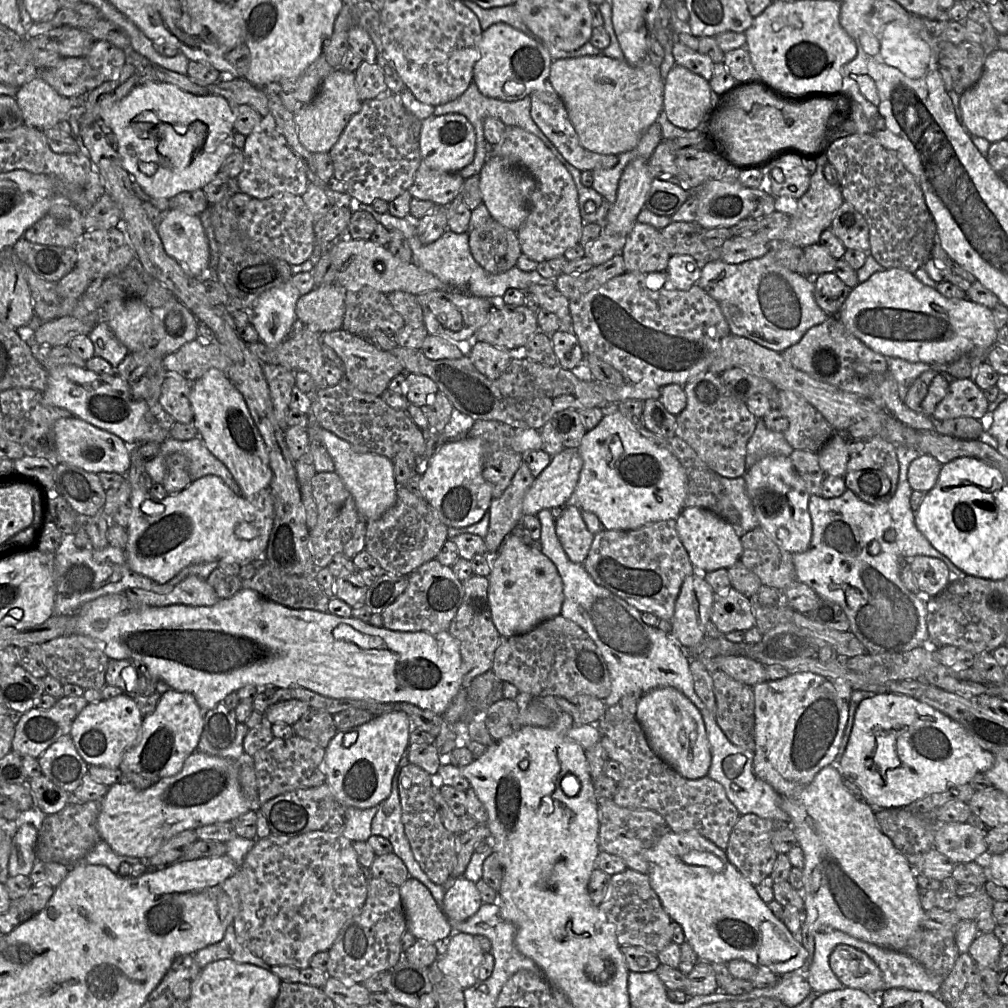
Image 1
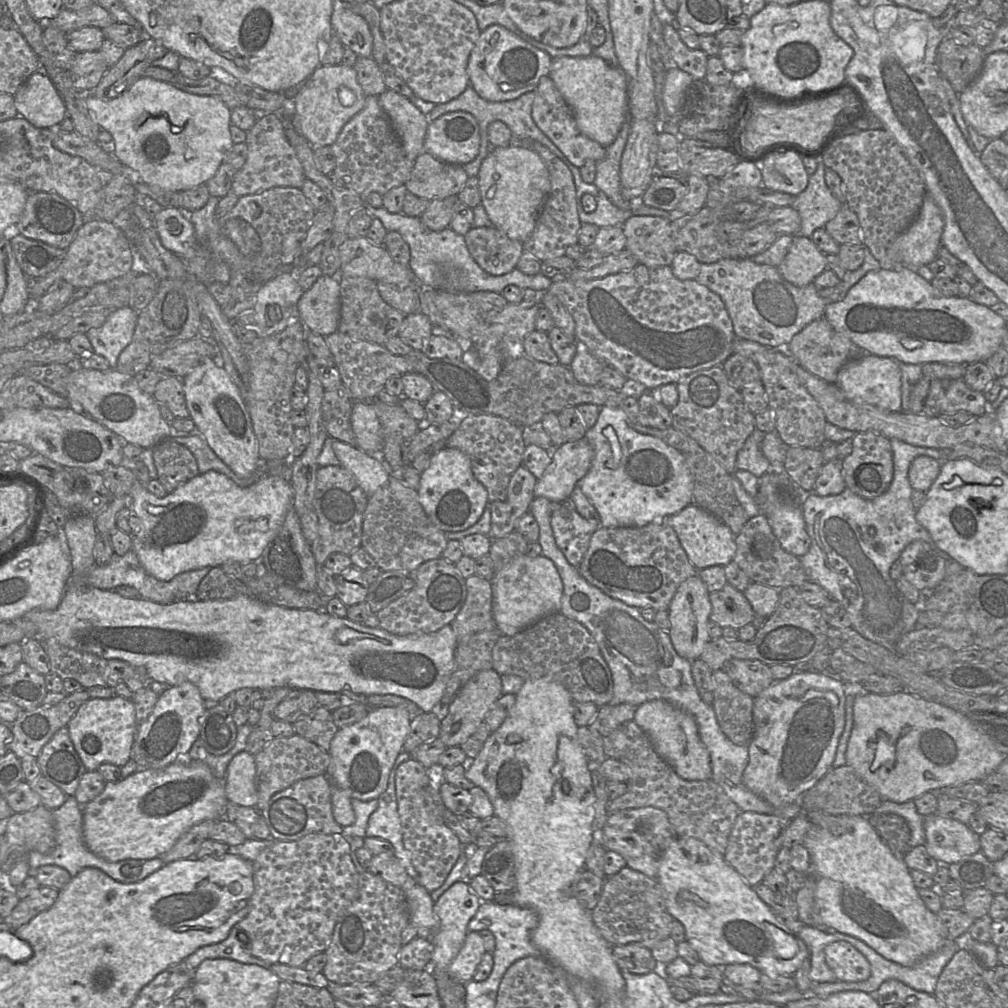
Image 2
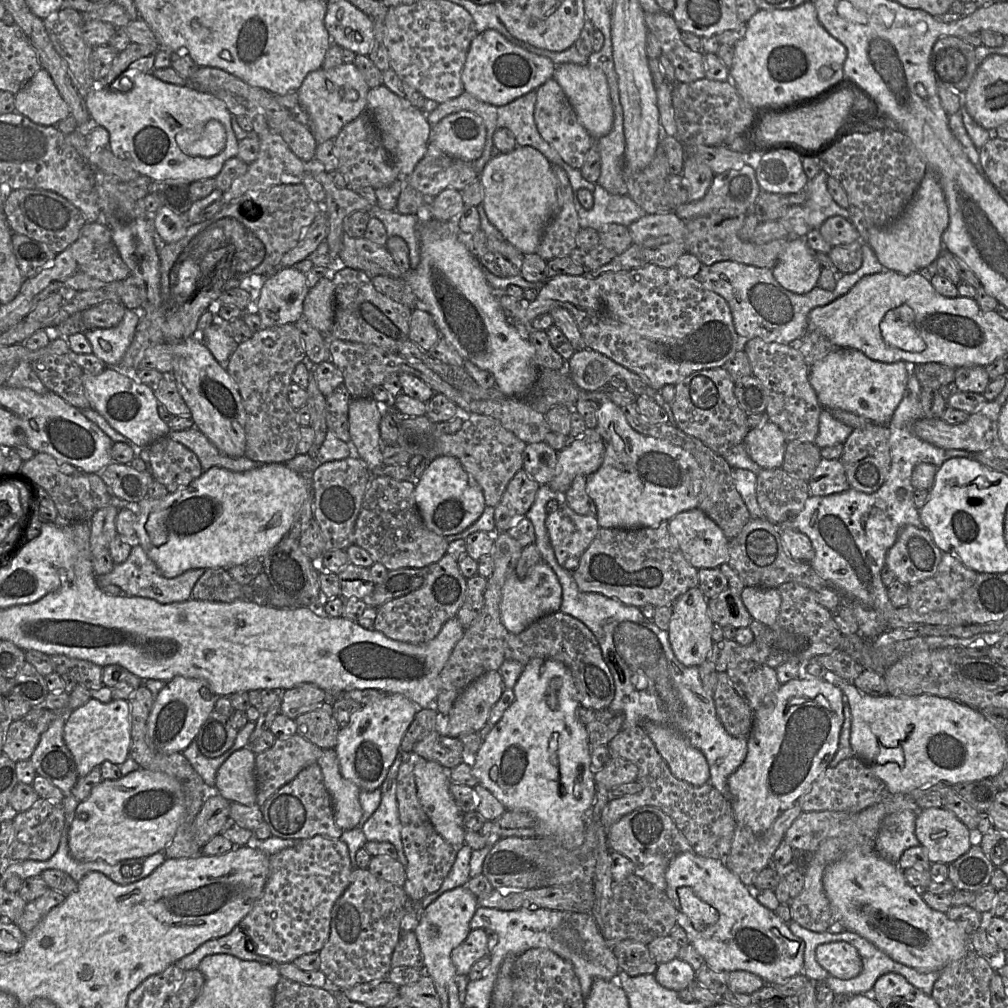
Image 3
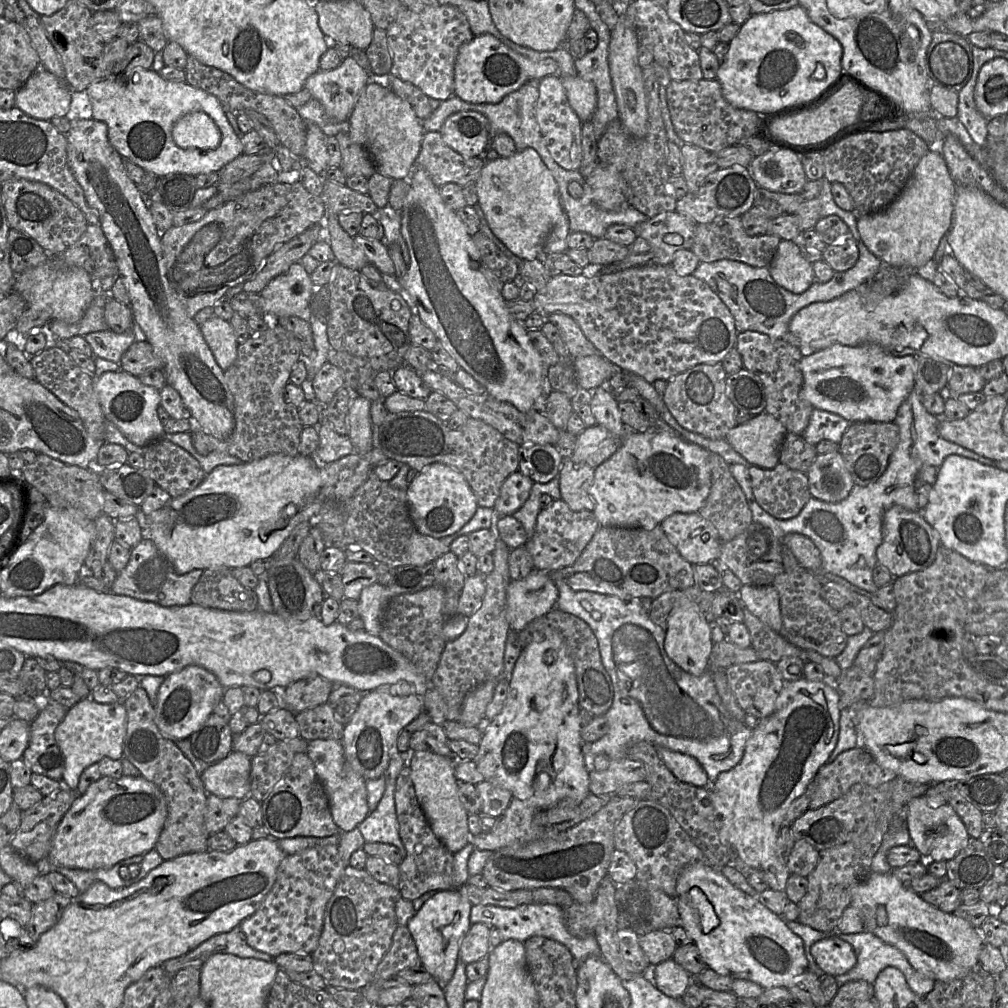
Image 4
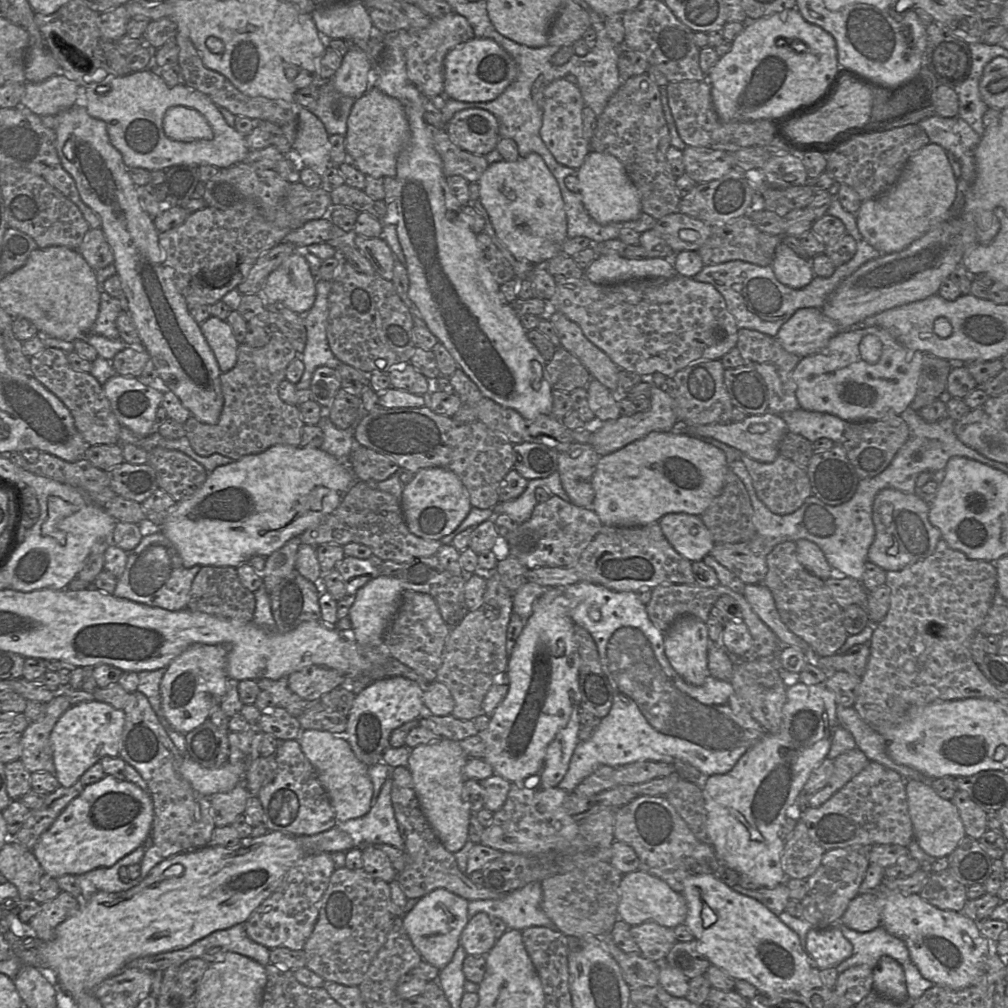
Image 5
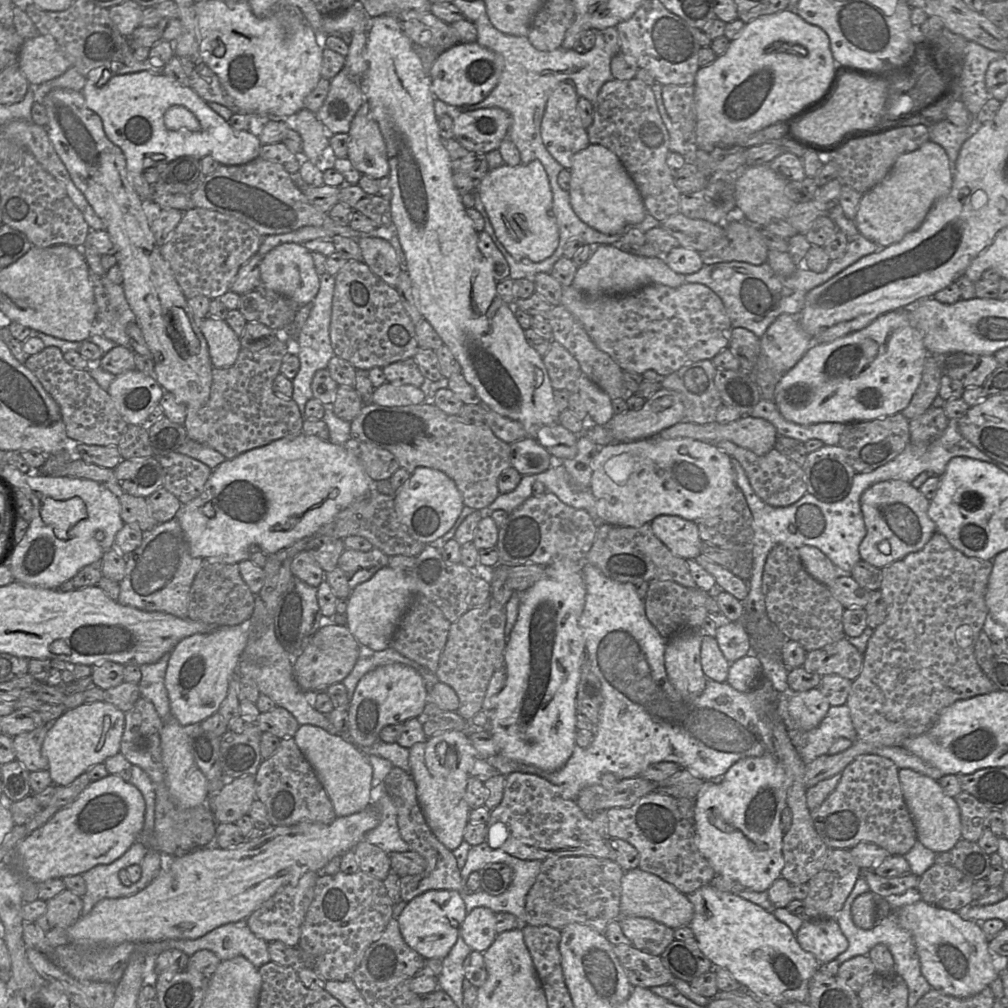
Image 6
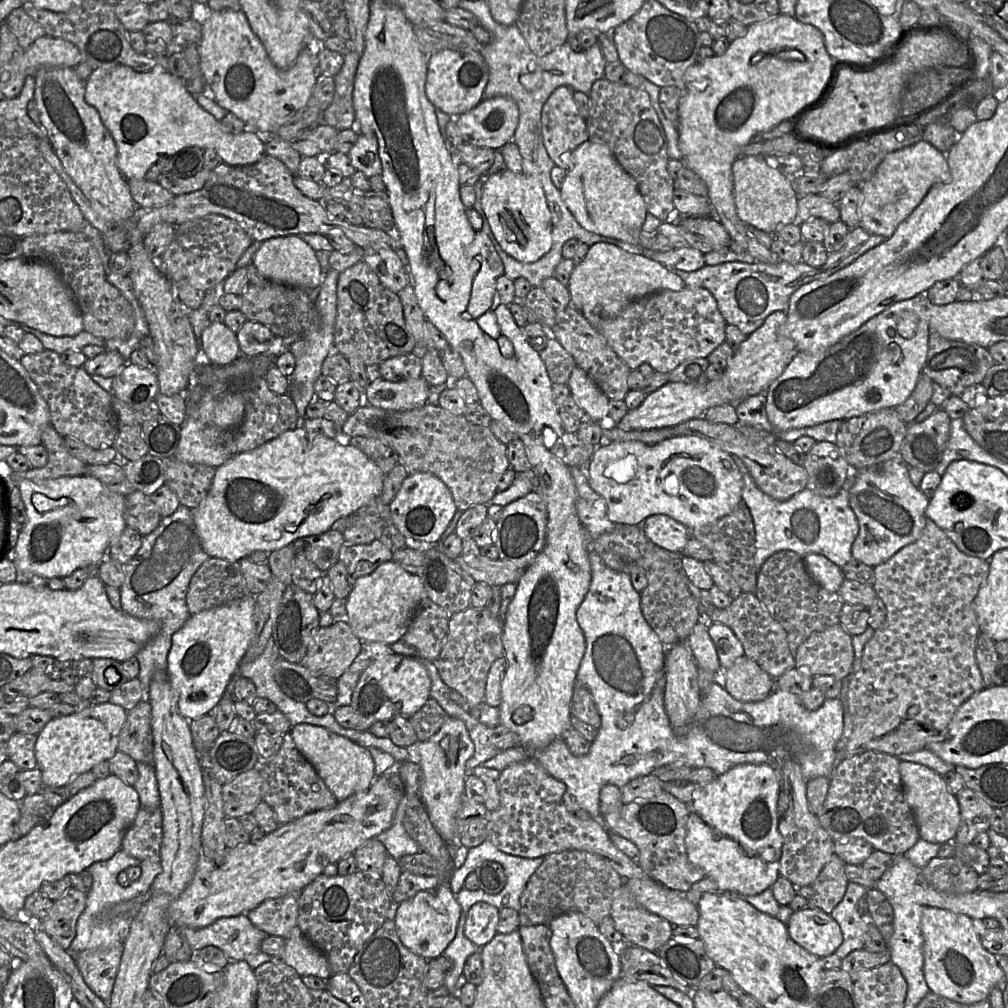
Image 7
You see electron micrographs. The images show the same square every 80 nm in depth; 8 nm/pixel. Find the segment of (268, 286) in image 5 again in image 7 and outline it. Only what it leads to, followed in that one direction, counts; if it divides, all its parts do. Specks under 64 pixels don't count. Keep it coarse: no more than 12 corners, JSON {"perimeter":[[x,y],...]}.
{"perimeter":[[297,235],[262,242],[252,264],[275,283],[321,285],[315,251]]}

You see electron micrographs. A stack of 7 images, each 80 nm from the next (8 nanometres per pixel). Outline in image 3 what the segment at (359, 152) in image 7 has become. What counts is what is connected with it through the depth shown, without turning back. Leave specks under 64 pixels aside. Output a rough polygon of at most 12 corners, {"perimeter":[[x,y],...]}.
{"perimeter":[[384,85],[367,111],[407,177],[425,155],[426,113]]}

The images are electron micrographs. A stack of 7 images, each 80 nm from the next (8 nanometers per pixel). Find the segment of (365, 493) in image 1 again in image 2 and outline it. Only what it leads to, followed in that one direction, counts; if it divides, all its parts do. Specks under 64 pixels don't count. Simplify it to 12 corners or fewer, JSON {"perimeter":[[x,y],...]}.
{"perimeter":[[333,439],[340,465],[368,497],[391,476],[380,458]]}

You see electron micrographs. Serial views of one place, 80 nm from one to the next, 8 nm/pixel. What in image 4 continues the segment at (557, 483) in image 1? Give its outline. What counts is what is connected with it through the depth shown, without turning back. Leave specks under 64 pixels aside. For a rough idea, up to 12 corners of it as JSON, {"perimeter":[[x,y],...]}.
{"perimeter":[[602,425],[577,436],[571,459],[596,468],[621,444]]}

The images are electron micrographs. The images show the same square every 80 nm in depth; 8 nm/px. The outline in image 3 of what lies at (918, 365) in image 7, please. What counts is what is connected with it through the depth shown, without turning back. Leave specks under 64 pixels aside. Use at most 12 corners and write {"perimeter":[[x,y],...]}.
{"perimeter":[[836,348],[809,367],[823,409],[885,425],[910,365]]}

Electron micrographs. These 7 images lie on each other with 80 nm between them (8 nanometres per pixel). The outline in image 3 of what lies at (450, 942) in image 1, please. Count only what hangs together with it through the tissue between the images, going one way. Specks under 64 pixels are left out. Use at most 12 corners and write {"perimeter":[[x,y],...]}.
{"perimeter":[[473,929],[452,952],[458,975],[489,955],[484,929]]}

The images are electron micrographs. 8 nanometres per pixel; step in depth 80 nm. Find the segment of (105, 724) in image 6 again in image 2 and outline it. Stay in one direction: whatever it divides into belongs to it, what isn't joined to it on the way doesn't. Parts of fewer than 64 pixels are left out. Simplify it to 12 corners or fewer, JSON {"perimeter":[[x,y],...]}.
{"perimeter":[[90,698],[67,728],[88,772],[131,758],[134,703]]}

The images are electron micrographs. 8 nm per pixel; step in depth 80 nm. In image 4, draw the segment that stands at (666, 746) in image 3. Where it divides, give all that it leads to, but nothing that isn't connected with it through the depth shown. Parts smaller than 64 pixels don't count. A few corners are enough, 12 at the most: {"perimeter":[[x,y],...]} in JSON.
{"perimeter":[[656,747],[669,770],[682,782],[709,786],[694,757]]}

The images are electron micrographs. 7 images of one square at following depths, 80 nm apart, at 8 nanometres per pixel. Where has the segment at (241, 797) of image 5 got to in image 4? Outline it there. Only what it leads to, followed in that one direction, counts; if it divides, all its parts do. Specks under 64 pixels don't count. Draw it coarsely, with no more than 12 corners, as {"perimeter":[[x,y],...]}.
{"perimeter":[[207,796],[205,826],[223,831],[239,814],[237,798]]}

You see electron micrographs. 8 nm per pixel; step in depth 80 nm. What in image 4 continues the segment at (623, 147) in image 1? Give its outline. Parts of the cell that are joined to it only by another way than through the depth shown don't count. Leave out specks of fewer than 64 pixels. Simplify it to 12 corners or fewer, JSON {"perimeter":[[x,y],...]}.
{"perimeter":[[560,76],[580,121],[596,108],[595,86],[578,76]]}

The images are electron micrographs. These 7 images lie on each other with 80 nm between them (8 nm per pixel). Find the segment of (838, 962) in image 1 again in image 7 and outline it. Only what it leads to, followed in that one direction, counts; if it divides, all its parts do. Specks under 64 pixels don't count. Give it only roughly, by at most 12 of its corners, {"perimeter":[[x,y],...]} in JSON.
{"perimeter":[[818,908],[794,911],[786,926],[820,958],[843,942],[839,924]]}

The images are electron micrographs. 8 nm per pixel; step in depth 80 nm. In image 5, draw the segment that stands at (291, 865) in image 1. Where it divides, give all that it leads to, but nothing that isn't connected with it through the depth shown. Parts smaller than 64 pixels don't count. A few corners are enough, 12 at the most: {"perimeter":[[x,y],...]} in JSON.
{"perimeter":[[306,855],[245,922],[269,949],[303,950],[335,870]]}

